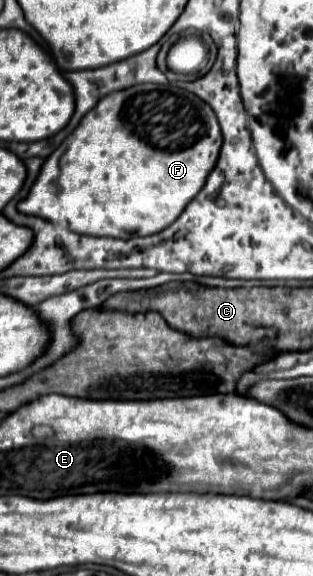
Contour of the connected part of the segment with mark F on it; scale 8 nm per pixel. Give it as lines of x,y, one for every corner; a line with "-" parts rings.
137,84
131,86
127,90
119,90
115,94
109,94
107,98
101,98
97,102
97,106
85,114
83,122
75,128
75,132
45,160
41,174
37,178
37,182
31,188
31,194
17,204
17,208
23,214
33,214
33,216
41,216
45,220
51,220
55,224
65,224
71,230
75,230
77,234
87,234
87,236
111,236
111,238
135,238
135,236
151,236
155,232
161,232
163,228
167,228
169,224
173,224
179,214
185,210
185,206
201,192
201,188
207,182
209,172
215,168
217,158
219,158
219,150
223,144
223,136
221,136
221,128
219,122
215,118
215,112
211,110
211,106
207,102
203,102
199,96
175,86
163,86
163,84

